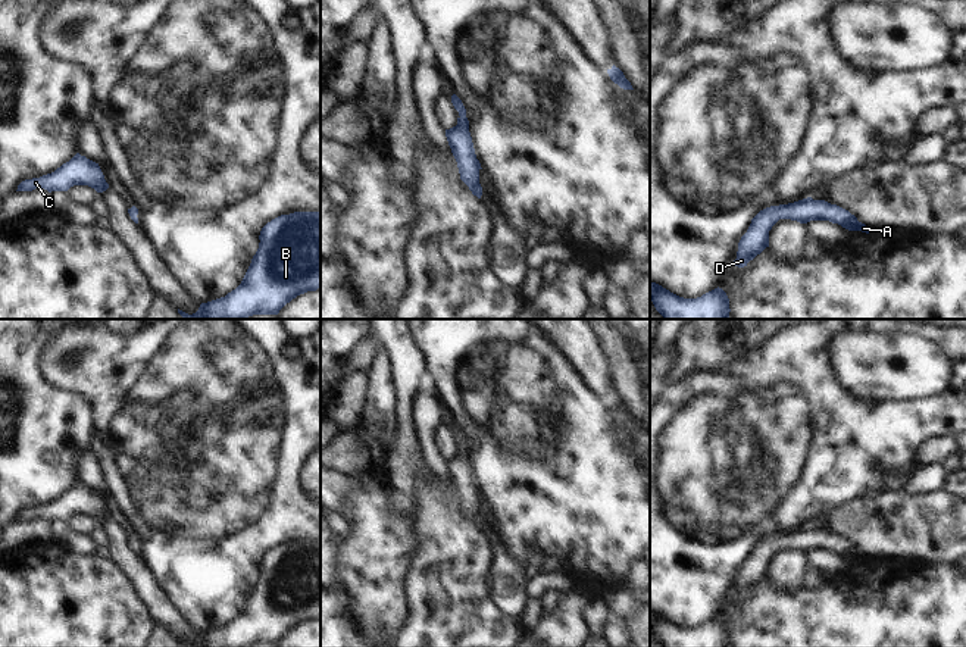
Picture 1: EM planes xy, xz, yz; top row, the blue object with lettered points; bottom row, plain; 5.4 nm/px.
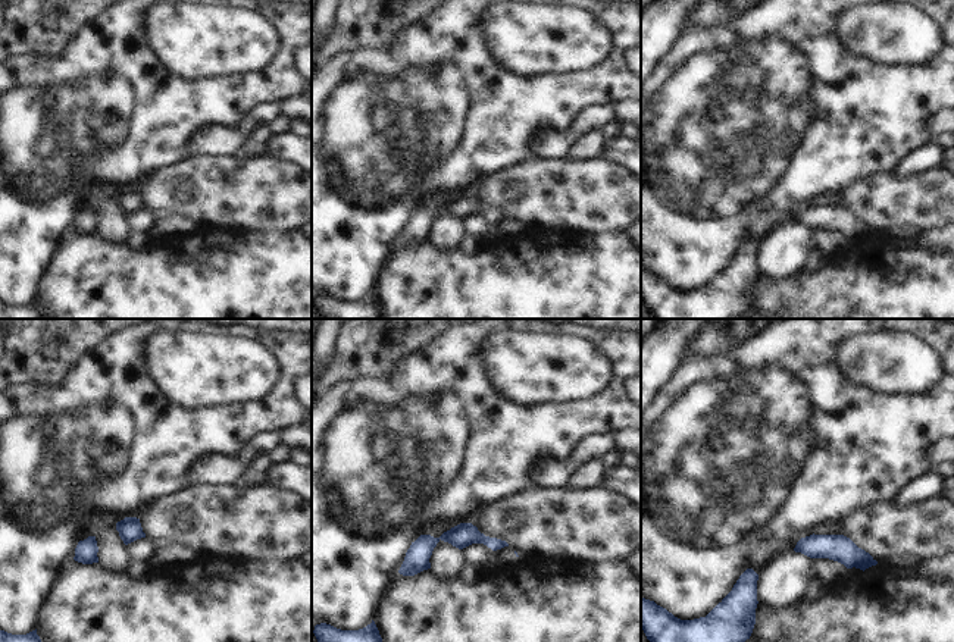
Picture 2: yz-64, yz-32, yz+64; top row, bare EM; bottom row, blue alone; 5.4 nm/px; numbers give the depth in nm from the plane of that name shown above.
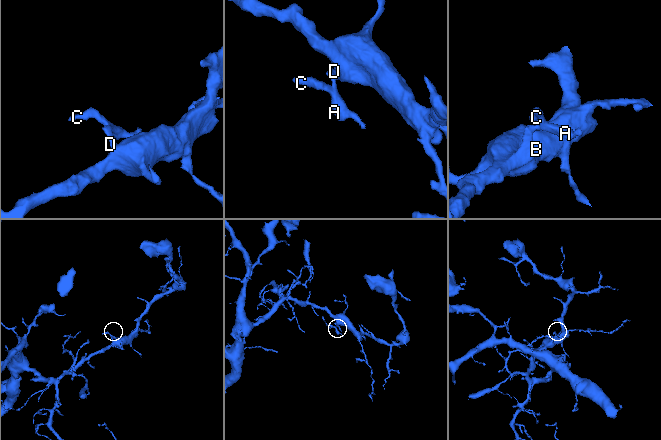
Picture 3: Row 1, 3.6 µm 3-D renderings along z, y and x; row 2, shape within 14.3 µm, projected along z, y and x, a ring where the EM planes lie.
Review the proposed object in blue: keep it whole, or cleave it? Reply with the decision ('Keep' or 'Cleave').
Keep

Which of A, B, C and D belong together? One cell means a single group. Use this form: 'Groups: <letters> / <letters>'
Groups: A B C D

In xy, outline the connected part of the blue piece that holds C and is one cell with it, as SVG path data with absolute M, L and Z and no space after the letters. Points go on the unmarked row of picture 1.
M76 482L54 501L22 510L16 521L32 521L35 518L44 518L49 522L68 521L74 515L88 515L97 522L103 522L109 518L99 493Z

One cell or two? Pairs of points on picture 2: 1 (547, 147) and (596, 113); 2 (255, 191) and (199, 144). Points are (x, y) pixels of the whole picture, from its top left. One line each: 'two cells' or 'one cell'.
1: one cell
2: two cells

